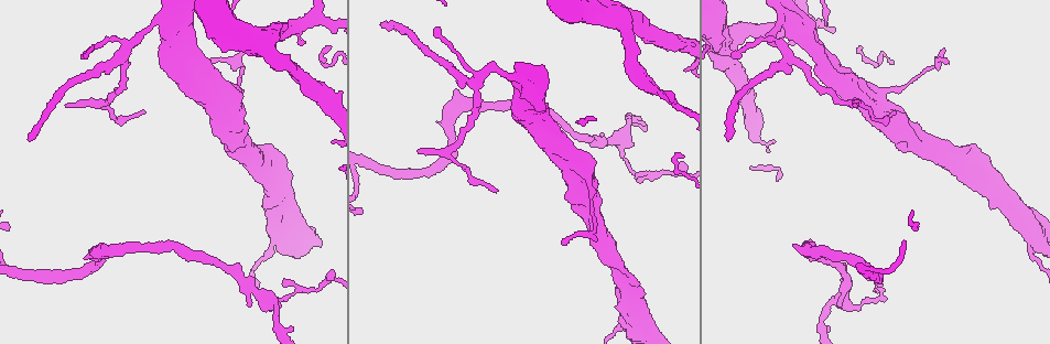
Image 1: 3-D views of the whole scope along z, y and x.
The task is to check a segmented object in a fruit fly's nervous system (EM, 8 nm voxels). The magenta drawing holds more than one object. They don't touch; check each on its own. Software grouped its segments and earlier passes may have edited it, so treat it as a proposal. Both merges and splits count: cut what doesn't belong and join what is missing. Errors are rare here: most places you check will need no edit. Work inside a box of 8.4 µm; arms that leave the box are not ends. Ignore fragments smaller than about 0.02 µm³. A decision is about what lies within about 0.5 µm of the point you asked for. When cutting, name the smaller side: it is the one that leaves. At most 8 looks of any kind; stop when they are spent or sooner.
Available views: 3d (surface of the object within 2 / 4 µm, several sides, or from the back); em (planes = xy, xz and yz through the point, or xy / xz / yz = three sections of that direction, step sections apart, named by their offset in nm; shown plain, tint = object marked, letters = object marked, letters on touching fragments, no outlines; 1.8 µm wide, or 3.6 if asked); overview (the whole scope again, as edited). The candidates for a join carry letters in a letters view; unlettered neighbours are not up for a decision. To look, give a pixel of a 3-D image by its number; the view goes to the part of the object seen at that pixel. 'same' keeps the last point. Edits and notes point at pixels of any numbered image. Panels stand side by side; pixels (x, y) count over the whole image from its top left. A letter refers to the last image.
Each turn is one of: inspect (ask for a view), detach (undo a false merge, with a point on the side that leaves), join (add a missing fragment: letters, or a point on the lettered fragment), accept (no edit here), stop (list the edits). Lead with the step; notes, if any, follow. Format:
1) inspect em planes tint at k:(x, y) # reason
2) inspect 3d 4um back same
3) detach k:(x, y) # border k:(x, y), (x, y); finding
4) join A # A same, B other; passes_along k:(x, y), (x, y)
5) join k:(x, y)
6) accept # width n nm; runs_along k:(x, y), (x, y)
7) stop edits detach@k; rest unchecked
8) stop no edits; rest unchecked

inspect 3d 2um back at 1:(27, 139) # thin end

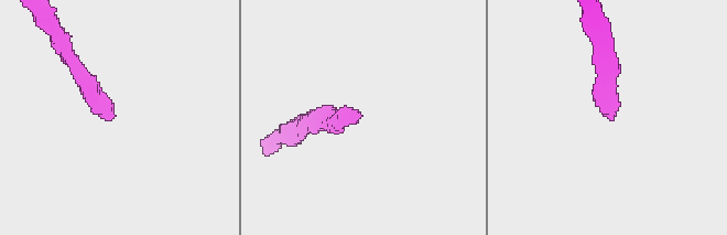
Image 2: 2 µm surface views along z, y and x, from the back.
inspect em planes letters at 2:(356, 113) # shape alone is not enough

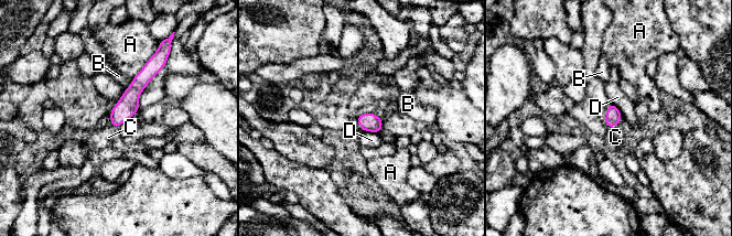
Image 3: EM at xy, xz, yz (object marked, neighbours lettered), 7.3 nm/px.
join 3:(615, 137) # longest_contact A 260 nm; A other, B other, C same, D other; passes_along 3:(613, 117), (613, 126), (615, 137); it goes on there

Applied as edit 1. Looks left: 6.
inspect overview # see it whole again

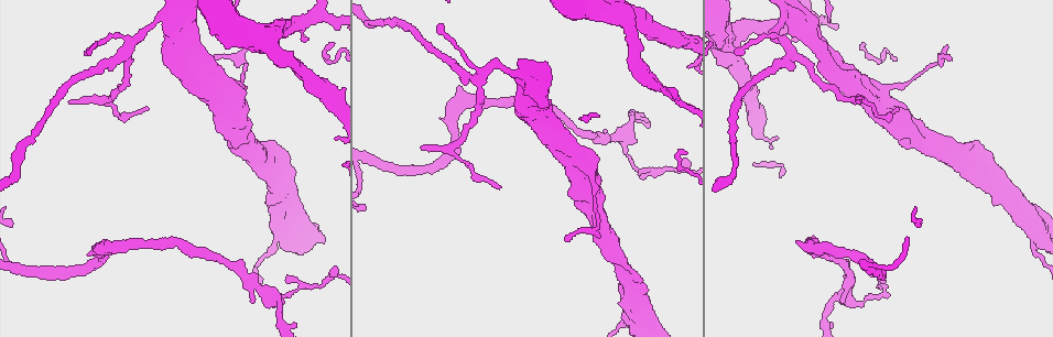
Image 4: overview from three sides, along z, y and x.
inspect em planes letters at 4:(582, 169)

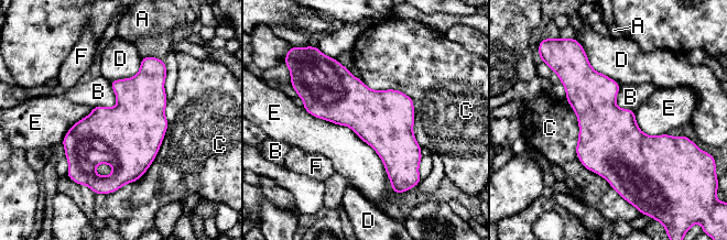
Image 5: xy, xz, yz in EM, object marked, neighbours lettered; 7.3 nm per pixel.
accept # longest_contact E 850 nm; A other, B other, C other, D other, E other, F other; border 5:(108, 82), (116, 104), (93, 107); continuous, no second neuron

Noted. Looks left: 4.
inspect em planes letters at 4:(635, 315) # arms run side by side

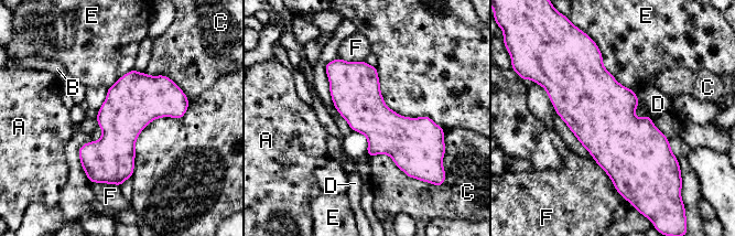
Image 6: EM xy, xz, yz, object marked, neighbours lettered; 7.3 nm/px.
accept # width 340 nm; A other, B other, C other, D other, E other, F other; all the same neuron

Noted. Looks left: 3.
stop edits join@3; rest unchecked

